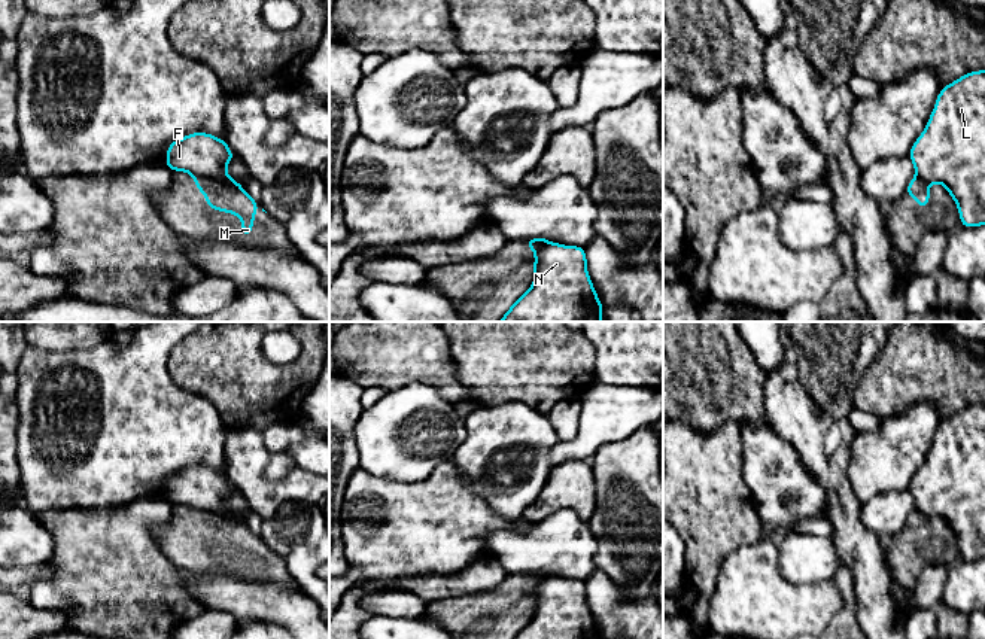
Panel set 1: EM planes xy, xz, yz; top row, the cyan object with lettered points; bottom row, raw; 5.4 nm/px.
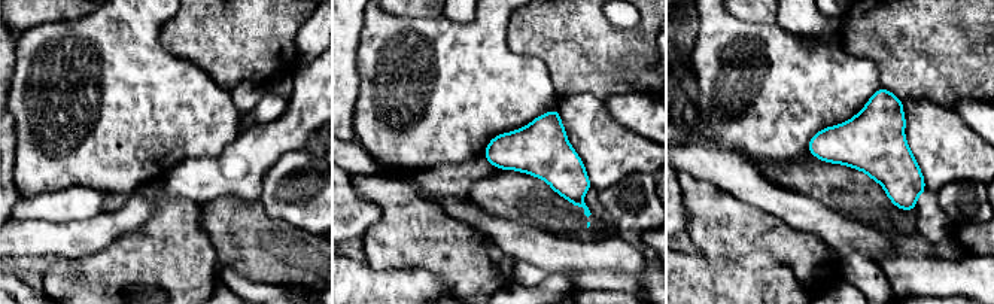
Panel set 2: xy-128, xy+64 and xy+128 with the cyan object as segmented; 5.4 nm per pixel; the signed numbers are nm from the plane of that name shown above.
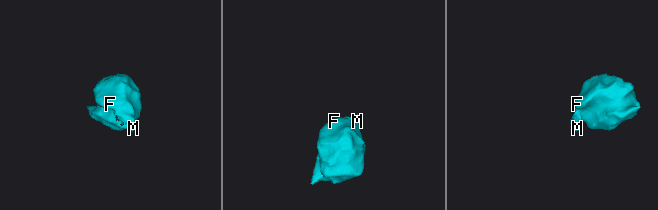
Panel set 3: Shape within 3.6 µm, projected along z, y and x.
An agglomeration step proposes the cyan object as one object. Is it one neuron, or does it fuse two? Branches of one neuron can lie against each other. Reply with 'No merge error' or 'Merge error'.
Merge error

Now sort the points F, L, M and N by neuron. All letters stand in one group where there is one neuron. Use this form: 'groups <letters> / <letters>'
groups F L N / M

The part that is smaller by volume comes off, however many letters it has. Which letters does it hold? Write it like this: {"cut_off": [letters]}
{"cut_off": ["M"]}

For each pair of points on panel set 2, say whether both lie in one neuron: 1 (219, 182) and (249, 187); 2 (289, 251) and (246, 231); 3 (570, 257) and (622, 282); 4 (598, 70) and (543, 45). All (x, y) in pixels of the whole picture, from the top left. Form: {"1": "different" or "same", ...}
{"1": "same", "2": "same", "3": "different", "4": "same"}

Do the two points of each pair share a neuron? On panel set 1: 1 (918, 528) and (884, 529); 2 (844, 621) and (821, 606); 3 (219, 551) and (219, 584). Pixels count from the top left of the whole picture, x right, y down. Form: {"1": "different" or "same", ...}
{"1": "different", "2": "different", "3": "different"}

